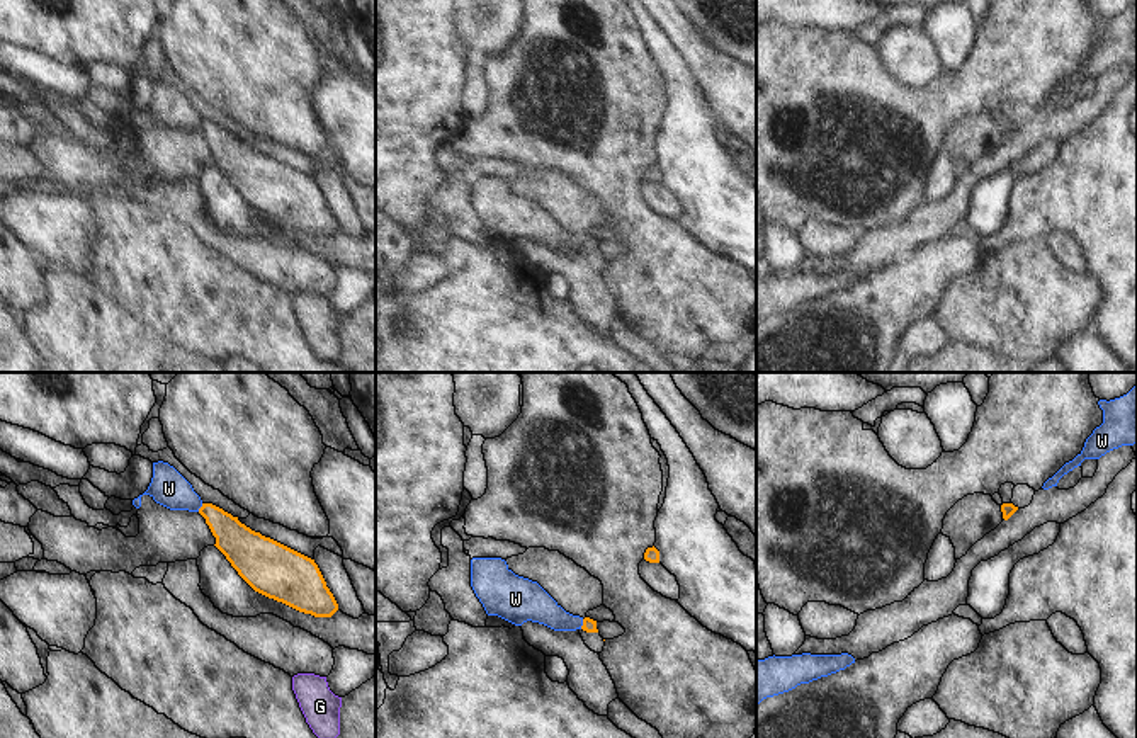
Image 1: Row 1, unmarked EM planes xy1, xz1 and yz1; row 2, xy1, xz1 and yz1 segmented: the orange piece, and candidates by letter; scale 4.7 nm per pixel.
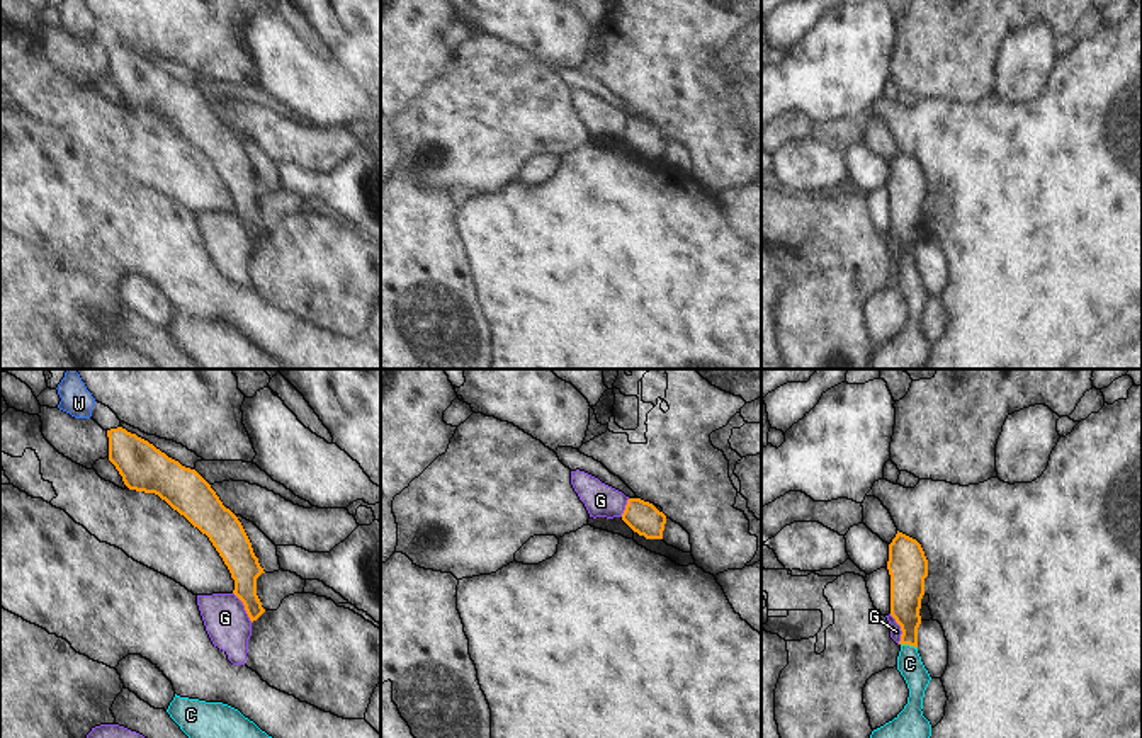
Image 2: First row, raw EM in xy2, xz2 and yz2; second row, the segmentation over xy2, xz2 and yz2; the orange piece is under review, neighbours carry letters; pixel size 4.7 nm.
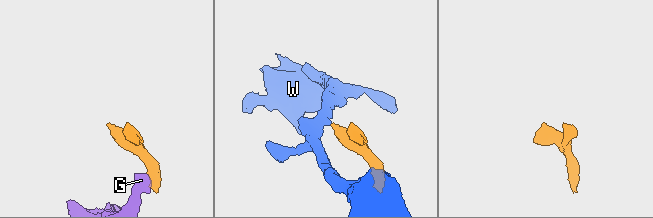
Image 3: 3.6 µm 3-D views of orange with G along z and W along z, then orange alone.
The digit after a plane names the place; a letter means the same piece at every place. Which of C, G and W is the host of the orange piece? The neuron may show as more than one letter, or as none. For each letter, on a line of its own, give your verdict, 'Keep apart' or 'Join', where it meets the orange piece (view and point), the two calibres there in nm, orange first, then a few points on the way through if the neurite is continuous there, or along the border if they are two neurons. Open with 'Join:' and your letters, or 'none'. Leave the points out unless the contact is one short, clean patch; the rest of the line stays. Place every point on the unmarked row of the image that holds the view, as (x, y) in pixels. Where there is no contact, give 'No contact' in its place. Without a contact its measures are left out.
Join: C
C: Join. Touches orange at yz2 (910, 264). Thickness 160 nm (orange) against 120 nm. Path across: yz2 (906, 211), (910, 264), (910, 283)
G: Keep apart. Touches orange at yz2 (901, 249). Thickness 160 nm (orange) against 50 nm. Boundary: yz2 (889, 233), (899, 245), (899, 262)
W: Keep apart. Touches orange at xz1 (583, 244). Thickness 60 nm (orange) against 160 nm. Boundary: xz1 (583, 238), (580, 247)

